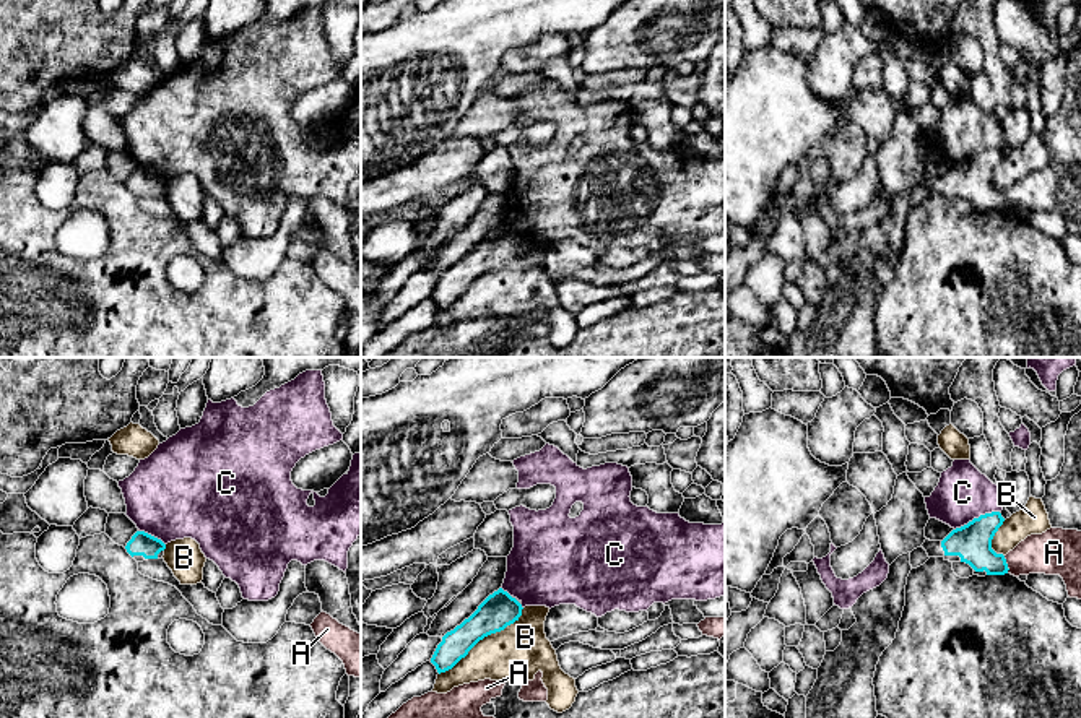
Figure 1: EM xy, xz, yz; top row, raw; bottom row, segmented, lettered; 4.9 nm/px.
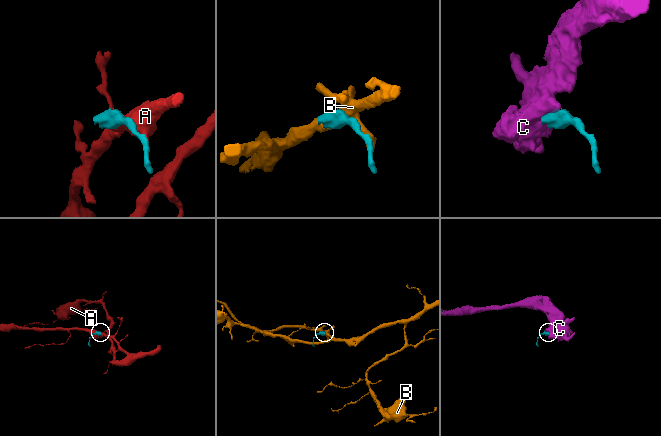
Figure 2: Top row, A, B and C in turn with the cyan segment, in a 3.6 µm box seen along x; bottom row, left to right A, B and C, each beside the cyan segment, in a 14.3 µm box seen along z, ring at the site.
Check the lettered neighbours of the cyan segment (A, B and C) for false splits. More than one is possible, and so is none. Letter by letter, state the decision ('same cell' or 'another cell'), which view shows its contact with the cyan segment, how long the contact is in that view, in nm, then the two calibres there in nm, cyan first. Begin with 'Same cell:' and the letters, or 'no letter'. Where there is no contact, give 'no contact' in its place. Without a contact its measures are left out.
Same cell: no letter
A: another cell | yz | 90 nm | 190/220 nm
B: another cell | xz | 550 nm | 180/280 nm
C: another cell | yz | 240 nm | 190/260 nm

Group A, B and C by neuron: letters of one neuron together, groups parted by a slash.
A / B / C

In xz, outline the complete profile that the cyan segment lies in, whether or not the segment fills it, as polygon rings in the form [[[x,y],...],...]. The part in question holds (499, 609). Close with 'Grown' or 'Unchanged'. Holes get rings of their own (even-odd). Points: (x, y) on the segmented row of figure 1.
[[[499,588],[468,619],[442,637],[431,663],[439,674],[452,669],[480,640],[519,621],[522,609],[515,598]]]. Unchanged

